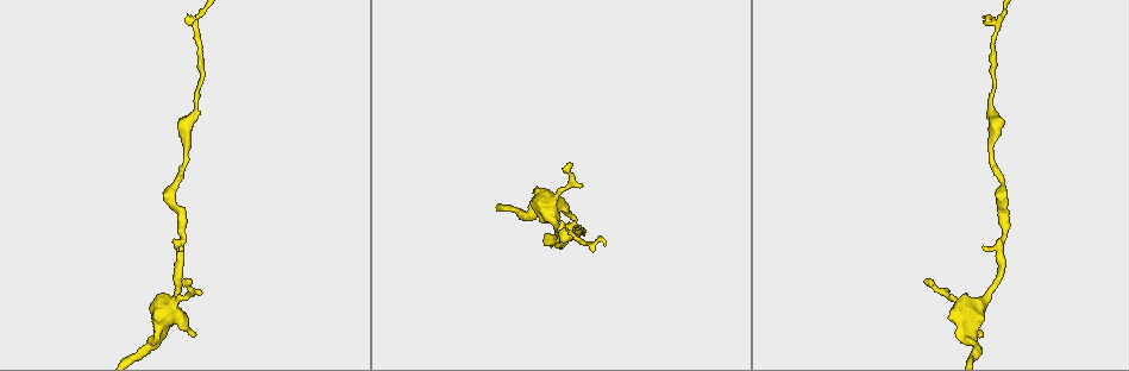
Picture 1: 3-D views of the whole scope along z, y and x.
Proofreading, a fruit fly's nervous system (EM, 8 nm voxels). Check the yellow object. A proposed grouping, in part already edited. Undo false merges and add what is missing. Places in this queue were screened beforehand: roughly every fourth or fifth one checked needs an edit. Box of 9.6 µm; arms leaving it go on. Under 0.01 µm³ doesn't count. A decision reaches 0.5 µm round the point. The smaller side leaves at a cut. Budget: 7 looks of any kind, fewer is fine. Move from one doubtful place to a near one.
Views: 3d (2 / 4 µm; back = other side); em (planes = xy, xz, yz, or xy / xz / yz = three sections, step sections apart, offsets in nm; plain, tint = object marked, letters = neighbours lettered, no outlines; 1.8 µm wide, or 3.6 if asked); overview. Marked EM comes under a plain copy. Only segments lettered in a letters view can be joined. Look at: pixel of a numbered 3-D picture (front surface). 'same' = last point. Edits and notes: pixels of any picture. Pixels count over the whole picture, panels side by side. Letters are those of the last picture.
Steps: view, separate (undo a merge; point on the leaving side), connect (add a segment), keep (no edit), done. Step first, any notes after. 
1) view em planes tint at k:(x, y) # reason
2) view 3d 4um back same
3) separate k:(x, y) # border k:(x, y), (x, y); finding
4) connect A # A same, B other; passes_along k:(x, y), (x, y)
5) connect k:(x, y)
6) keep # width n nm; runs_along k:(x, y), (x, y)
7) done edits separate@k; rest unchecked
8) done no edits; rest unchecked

view em planes letters at 1:(193, 20) # branch stops here

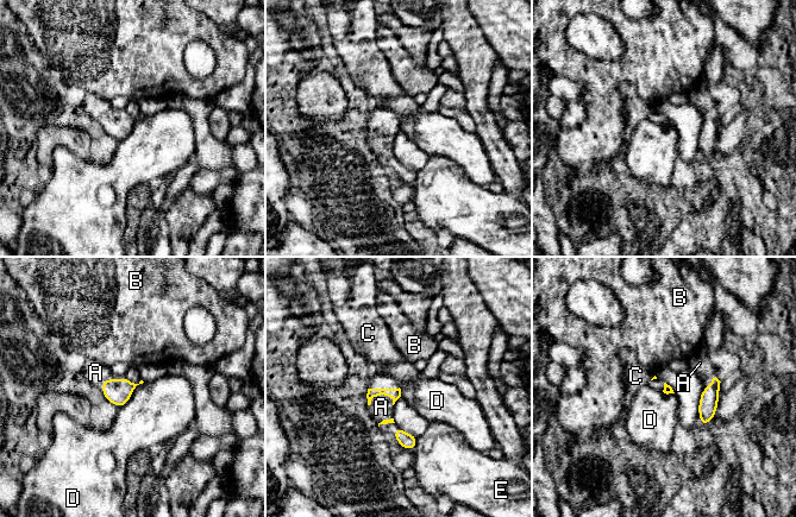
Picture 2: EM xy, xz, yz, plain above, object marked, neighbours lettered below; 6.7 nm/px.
connect A # A same, B other, C other, D other, E other; passes_along 2:(395, 393), (378, 395), (381, 407); the cell continues

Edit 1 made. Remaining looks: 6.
view overview

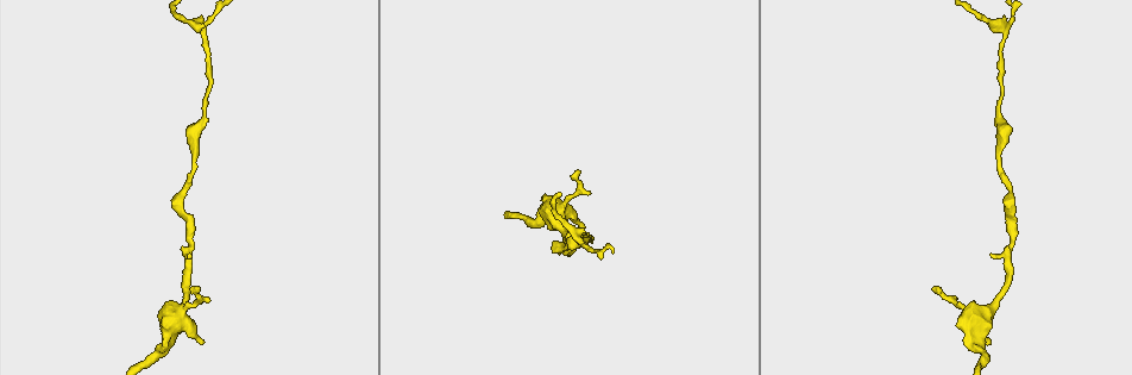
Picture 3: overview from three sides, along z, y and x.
view 3d 2um at 3:(932, 288) # branch stops here

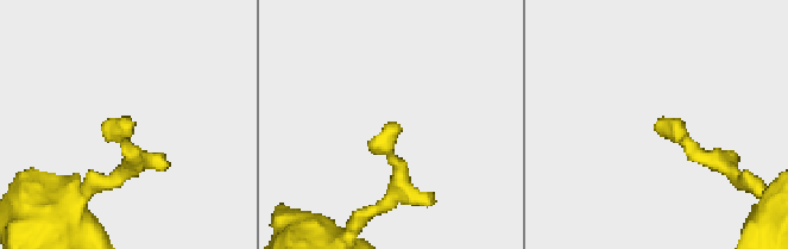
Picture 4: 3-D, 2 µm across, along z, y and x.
view em planes letters at 4:(125, 124)

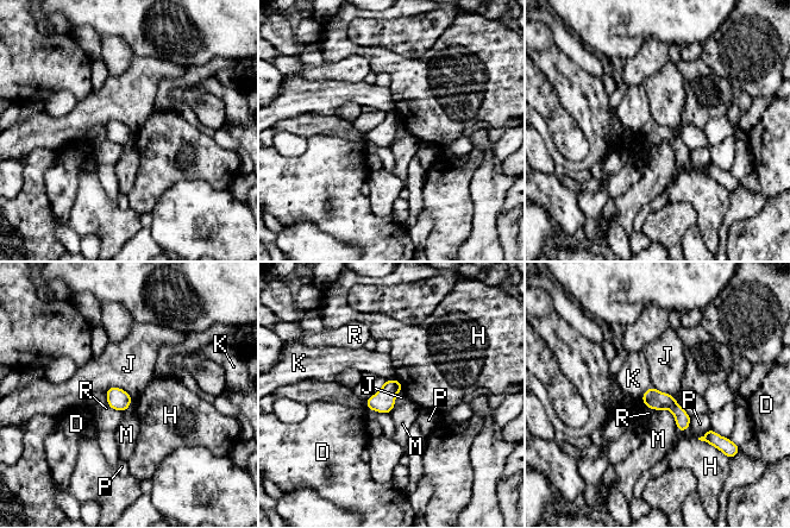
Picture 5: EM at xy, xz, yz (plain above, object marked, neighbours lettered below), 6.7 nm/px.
keep # D other, H other, J other, K other, M other, P other, R other; border 5:(106, 388), (120, 387), (132, 398); no lettered segment goes on from it

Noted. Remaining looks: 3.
view em xy step 8 letters at 3:(585, 227) # branch stops here

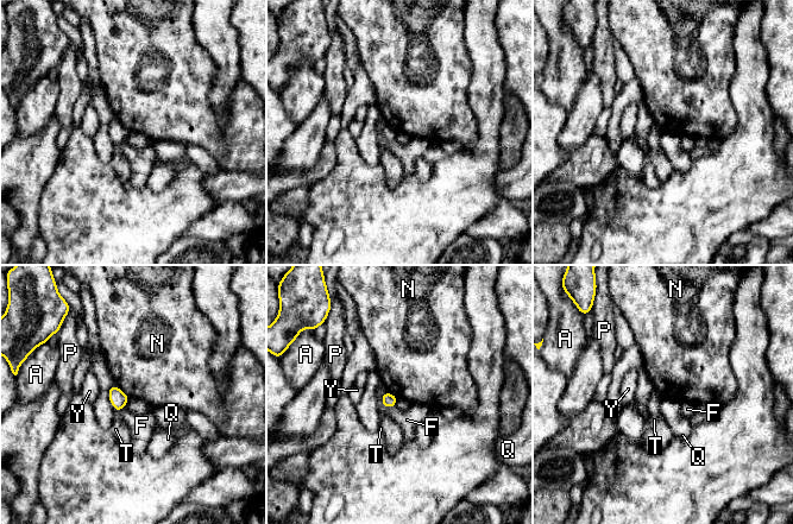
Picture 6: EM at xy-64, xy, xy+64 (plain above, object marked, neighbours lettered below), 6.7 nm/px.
view em planes letters same # cut it another way

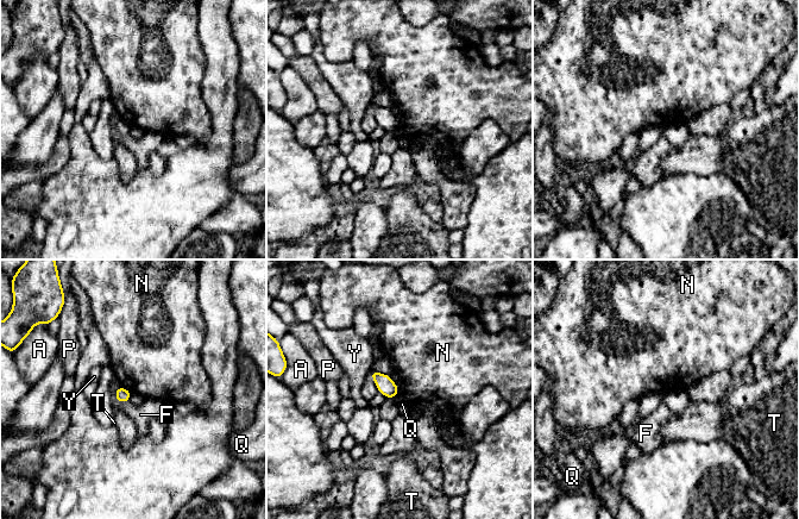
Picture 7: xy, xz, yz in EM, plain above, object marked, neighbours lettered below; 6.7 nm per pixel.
keep # A other, F other, N other, P other, Q other, T other, Y other; border 7:(132, 393), (129, 400); no lettered segment goes on from it

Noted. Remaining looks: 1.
done edits connect@2; rest unchecked

